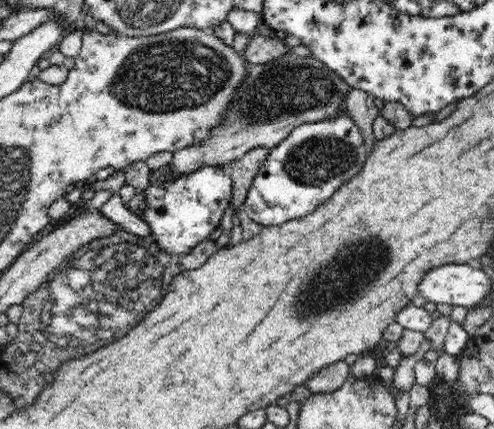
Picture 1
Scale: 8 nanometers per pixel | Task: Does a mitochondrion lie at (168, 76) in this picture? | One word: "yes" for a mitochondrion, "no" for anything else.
yes

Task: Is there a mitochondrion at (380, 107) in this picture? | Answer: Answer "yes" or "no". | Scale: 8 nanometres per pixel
no

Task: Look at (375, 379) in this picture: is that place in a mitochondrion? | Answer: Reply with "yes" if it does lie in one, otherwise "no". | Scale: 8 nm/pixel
no

